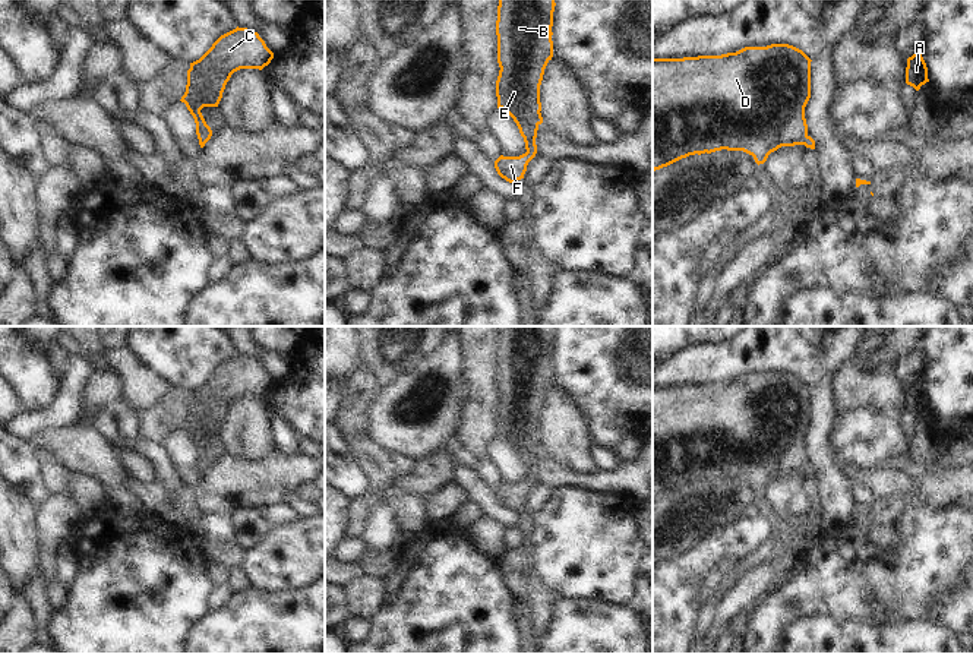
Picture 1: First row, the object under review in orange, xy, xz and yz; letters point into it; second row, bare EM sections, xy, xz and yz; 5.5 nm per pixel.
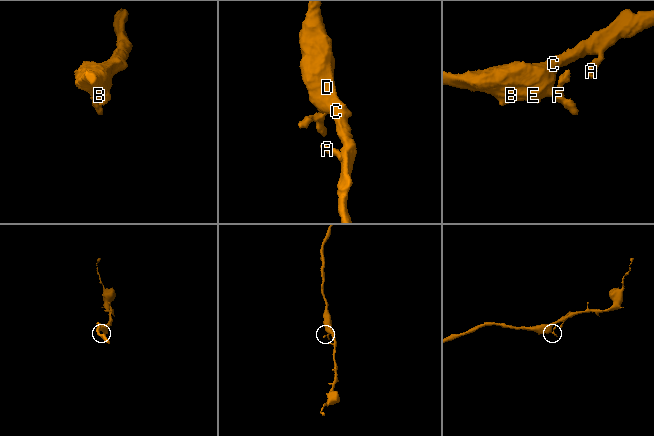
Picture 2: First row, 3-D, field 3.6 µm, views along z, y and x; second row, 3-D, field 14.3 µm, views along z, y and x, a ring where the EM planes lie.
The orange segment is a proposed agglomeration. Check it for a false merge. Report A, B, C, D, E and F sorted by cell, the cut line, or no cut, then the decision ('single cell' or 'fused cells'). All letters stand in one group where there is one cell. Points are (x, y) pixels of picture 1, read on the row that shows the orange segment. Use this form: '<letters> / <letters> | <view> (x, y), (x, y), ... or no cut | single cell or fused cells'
A B C D E F | no cut | single cell

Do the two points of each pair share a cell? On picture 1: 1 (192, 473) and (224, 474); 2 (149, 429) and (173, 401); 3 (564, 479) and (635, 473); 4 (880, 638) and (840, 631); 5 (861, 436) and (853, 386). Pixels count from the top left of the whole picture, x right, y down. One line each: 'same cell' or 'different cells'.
1: different cells
2: same cell
3: same cell
4: same cell
5: different cells

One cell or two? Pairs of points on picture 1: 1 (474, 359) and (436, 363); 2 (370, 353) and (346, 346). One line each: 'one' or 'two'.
1: two
2: two

